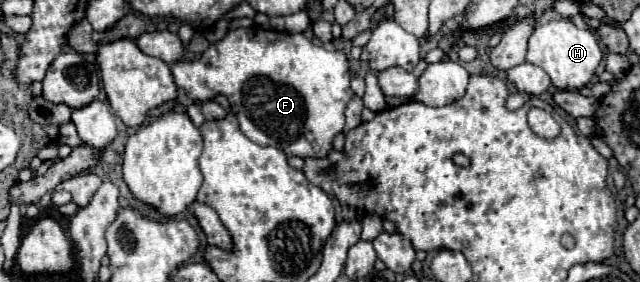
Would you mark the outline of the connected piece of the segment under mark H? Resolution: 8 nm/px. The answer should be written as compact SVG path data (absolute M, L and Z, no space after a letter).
M558 18L544 24L536 24L528 40L526 62L546 70L558 90L580 90L592 80L602 56L604 54L600 50L600 42L594 30L580 30L568 18Z

